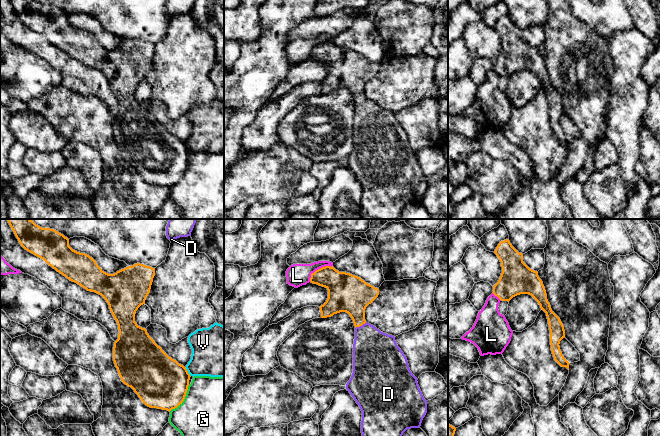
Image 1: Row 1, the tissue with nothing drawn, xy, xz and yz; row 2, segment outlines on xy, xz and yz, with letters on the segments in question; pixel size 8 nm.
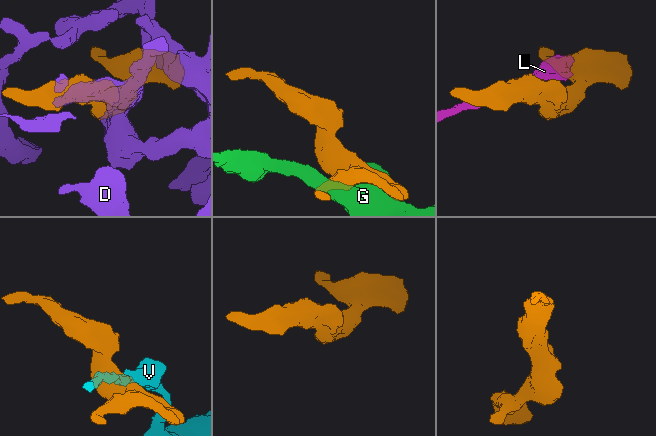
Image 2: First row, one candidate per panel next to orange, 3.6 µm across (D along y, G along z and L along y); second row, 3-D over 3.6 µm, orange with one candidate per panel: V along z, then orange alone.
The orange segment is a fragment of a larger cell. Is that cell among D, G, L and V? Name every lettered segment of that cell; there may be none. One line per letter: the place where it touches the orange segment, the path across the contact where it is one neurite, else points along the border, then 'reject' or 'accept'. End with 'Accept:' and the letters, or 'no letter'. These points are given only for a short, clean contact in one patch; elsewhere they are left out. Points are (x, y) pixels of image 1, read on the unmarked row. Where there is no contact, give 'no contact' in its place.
D: xz (360, 101) | accept
G: xy (183, 176) | reject
L: xz (318, 45) | reject
V: xy (187, 148) | along xy (185, 143), (190, 152) | reject
Accept: D

